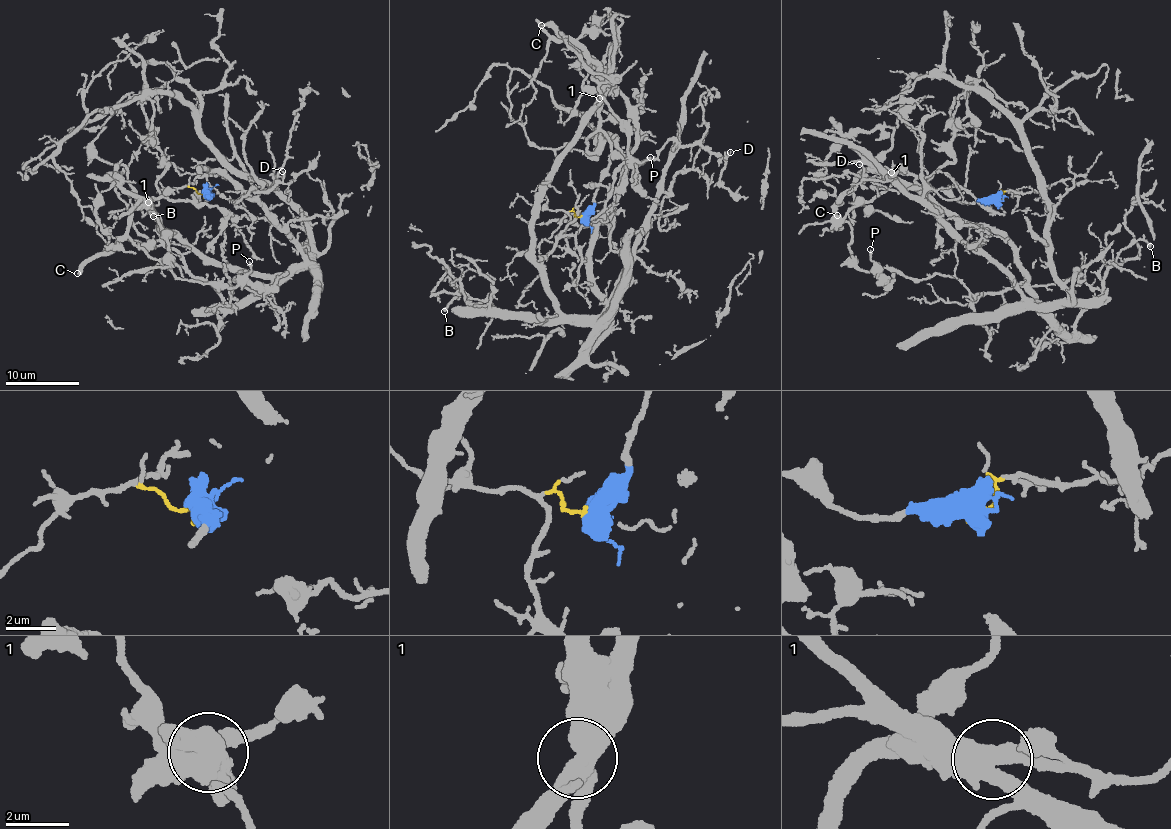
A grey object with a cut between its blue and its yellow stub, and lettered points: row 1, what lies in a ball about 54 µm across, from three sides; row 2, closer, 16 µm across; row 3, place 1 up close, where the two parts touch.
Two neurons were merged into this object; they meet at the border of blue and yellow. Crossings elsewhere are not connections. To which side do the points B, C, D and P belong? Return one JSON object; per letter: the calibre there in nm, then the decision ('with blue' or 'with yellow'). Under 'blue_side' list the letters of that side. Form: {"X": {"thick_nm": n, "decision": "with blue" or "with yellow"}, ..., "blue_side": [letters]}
{"B": {"thick_nm": 280, "decision": "with yellow"}, "C": {"thick_nm": 320, "decision": "with blue"}, "D": {"thick_nm": 150, "decision": "with yellow"}, "P": {"thick_nm": 180, "decision": "with blue"}, "blue_side": ["C", "P"]}

